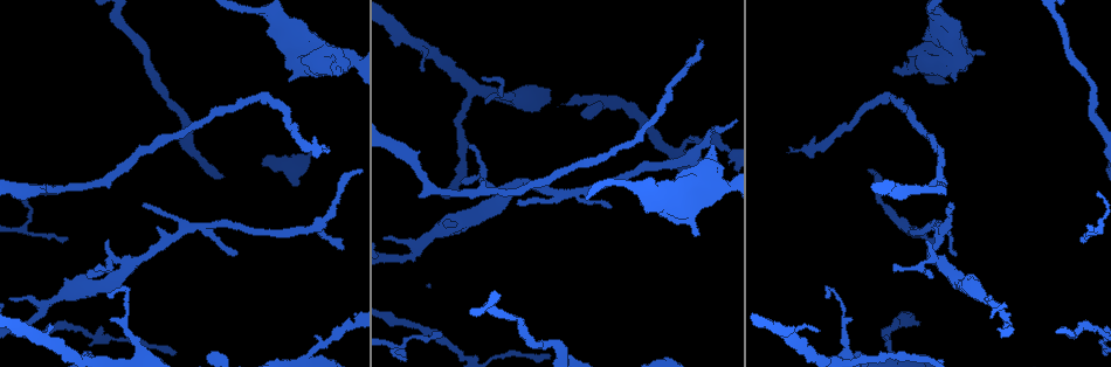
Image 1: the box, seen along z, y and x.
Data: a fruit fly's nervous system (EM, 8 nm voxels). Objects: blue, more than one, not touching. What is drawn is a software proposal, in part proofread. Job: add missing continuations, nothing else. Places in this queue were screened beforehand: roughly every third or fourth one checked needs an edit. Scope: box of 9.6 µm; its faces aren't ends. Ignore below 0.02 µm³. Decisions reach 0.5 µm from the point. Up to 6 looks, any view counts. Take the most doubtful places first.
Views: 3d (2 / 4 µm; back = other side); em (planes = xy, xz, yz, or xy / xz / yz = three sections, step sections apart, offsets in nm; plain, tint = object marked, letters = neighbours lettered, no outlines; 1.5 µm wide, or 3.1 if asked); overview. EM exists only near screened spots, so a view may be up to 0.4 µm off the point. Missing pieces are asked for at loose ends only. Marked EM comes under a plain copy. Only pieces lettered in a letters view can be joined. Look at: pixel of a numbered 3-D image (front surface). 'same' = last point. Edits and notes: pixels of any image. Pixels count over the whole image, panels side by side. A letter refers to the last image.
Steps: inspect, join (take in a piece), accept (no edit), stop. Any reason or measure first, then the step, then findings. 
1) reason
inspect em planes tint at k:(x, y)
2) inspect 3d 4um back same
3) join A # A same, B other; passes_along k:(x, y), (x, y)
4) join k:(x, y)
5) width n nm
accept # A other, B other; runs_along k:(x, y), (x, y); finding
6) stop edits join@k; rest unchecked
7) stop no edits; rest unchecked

end of a long branch
inspect em yz step 8 tint at 1:(325, 150)

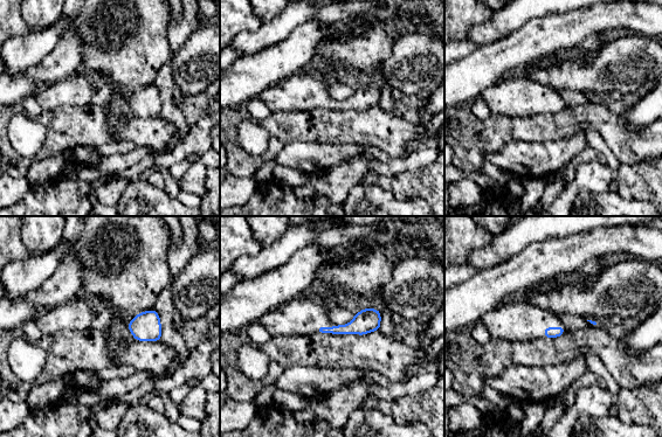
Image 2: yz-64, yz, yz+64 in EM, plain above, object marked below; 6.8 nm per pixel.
cut it another way
inspect em planes letters same

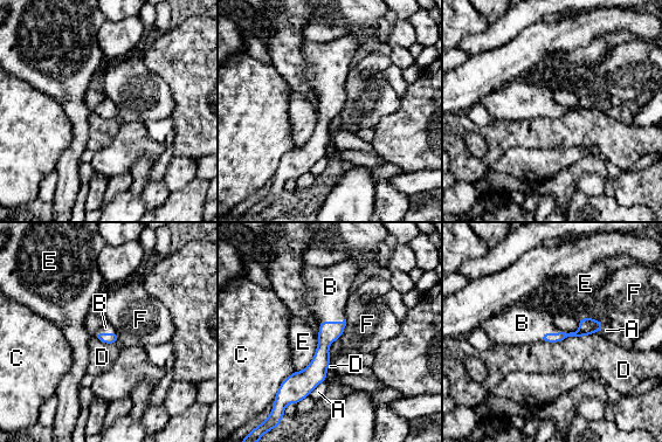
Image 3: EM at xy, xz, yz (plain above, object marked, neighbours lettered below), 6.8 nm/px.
join B # A other, B same, C other, D other, E other, F other; passes_along 3:(329, 331), (331, 322), (330, 287); the neuron continues

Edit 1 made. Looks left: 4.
thin end
inspect em planes letters at 1:(481, 178)

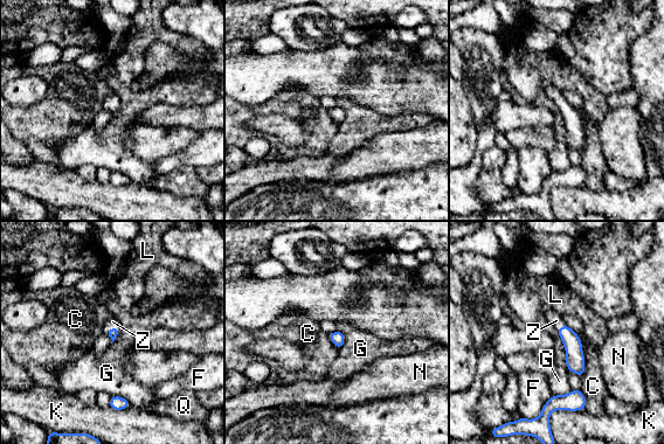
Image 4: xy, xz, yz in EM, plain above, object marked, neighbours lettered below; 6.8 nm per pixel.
longest_contact C 400 nm
join Z # C other, F other, G other, K other, L other, N other, Q other, Z same; passes_along 4:(112, 333), (112, 327), (112, 321); the neuron continues

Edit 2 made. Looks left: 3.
inspect overview

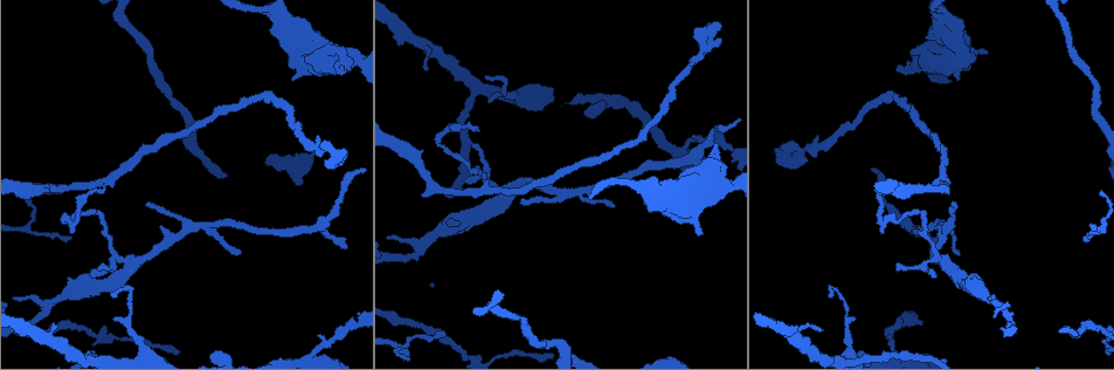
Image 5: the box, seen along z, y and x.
an open end
inspect em planes letters at 5:(986, 53)

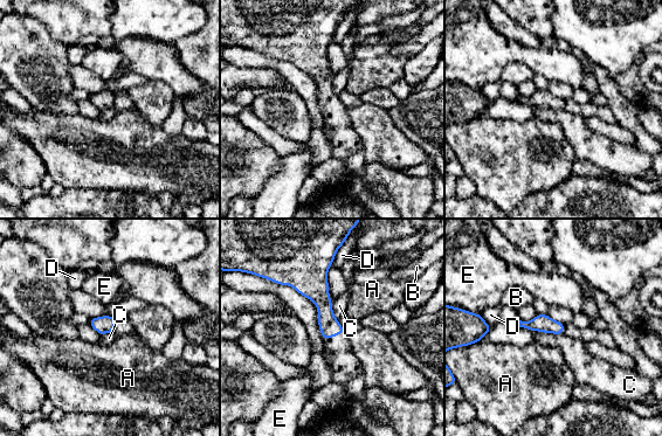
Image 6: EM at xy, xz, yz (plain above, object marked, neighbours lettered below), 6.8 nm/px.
longest_contact C 220 nm
accept # A other, B other, C other, D other, E other; border 6:(531, 330), (561, 334); no lettered piece goes on from it

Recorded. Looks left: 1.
stop edits join@3, join@4; rest unchecked

